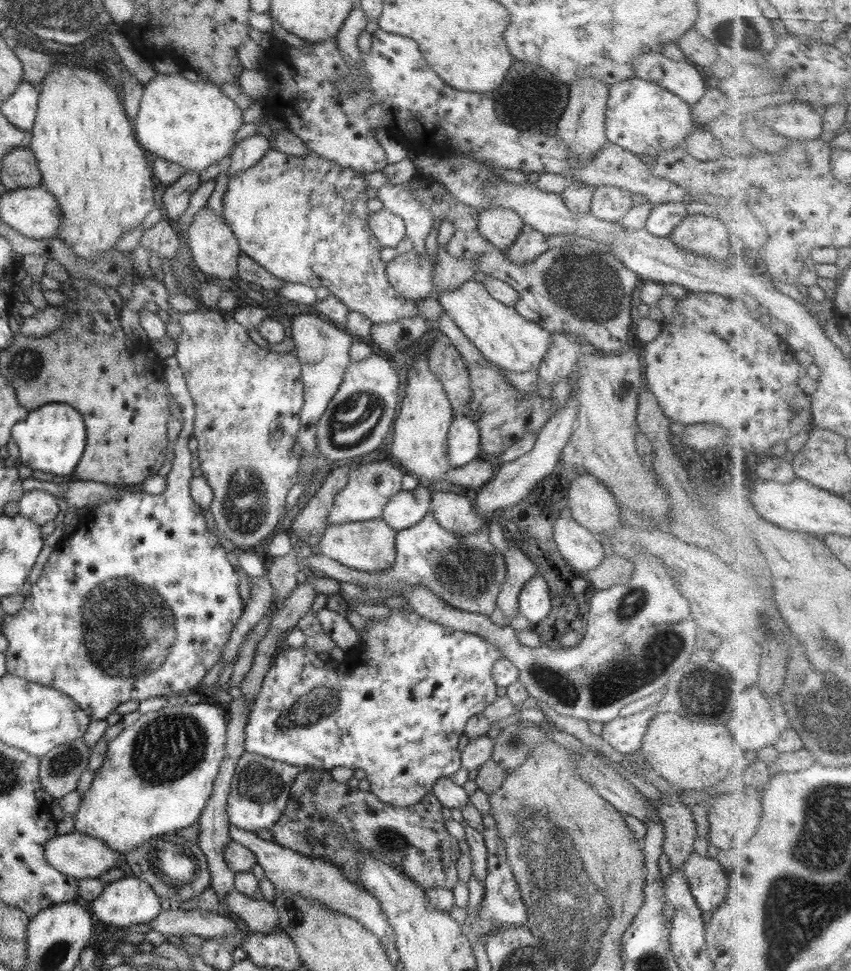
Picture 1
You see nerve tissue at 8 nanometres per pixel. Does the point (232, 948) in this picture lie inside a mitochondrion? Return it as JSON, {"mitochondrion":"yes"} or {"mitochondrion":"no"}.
{"mitochondrion":"no"}

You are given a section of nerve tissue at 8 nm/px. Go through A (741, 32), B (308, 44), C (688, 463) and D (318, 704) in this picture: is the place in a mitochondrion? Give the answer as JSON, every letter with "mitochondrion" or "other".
{"A":"mitochondrion","B":"other","C":"other","D":"mitochondrion"}

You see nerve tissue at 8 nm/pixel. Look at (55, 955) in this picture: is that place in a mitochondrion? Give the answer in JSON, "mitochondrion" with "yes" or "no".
{"mitochondrion":"yes"}

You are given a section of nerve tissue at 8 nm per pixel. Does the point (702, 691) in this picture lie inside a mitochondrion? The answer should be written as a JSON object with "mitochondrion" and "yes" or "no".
{"mitochondrion":"yes"}

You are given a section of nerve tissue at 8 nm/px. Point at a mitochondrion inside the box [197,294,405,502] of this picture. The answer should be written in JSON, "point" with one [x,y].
{"point":[351,420]}

